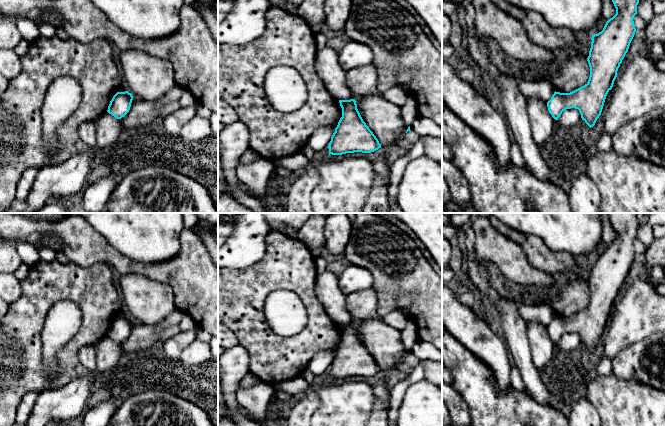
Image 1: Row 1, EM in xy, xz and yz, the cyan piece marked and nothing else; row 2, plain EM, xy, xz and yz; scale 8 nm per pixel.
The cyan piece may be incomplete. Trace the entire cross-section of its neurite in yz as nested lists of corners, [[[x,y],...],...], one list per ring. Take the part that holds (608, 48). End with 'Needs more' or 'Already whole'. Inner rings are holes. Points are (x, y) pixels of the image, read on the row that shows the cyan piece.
[[[612,0],[616,14],[603,30],[592,35],[587,58],[590,67],[588,82],[570,92],[554,92],[547,102],[549,113],[555,120],[566,109],[578,109],[582,120],[591,128],[601,115],[608,92],[612,89],[617,71],[628,52],[635,35],[634,16],[639,0]]]. Already whole

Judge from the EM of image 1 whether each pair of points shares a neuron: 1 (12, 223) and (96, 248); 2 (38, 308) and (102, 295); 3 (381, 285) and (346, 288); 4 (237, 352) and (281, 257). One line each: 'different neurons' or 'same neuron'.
1: same neuron
2: same neuron
3: different neurons
4: different neurons

